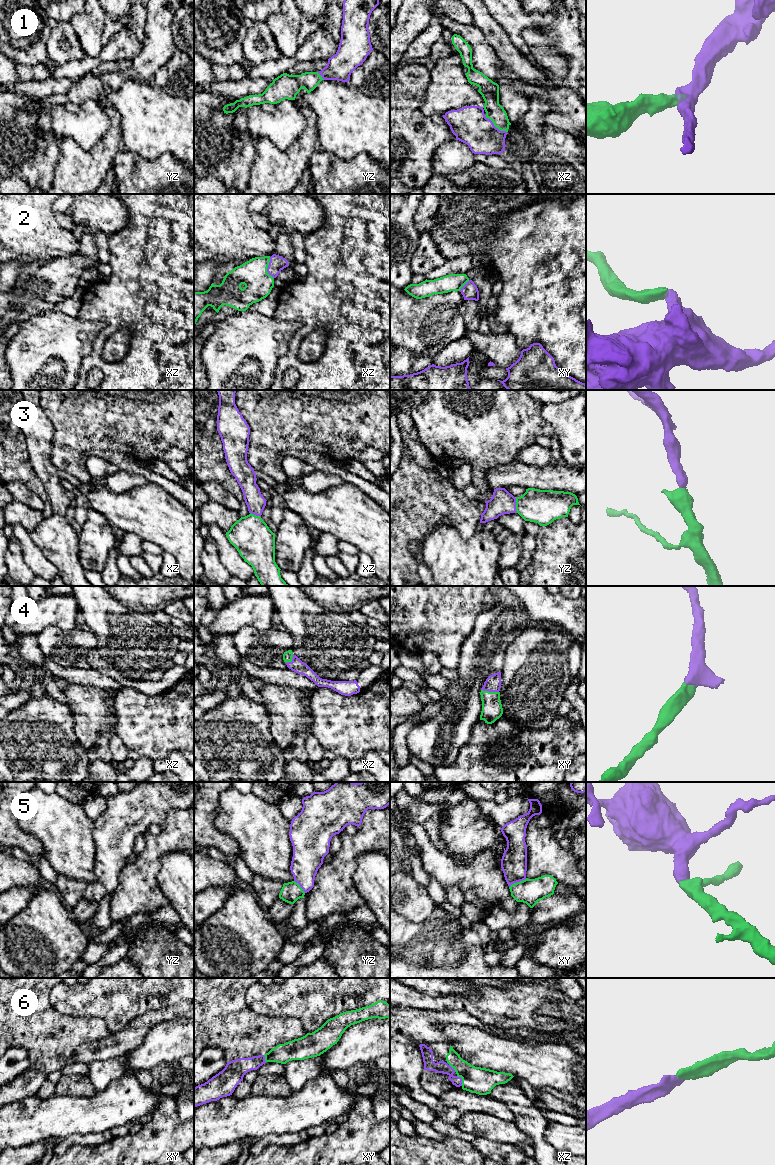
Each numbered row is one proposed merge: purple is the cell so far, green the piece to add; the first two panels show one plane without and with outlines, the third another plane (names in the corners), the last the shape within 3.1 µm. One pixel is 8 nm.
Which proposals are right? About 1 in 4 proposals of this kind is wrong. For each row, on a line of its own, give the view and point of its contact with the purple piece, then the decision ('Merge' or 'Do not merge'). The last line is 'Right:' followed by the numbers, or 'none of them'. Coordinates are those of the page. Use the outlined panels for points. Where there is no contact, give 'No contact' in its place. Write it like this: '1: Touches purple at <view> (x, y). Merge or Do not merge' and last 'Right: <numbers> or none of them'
1: Touches purple at xz (494, 126). Merge
2: Touches purple at xz (267, 268). Merge
3: Touches purple at yz (515, 505). Merge
4: Touches purple at xy (490, 691). Merge
5: Touches purple at xy (517, 881). Merge
6: Touches purple at xz (461, 1080). Merge
Right: 1, 2, 3, 4, 5, 6

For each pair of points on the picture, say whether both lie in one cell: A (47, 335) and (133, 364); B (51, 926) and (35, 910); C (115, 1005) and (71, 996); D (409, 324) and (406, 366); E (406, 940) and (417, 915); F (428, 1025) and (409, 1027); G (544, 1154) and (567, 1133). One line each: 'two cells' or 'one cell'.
A: two cells
B: one cell
C: one cell
D: two cells
E: two cells
F: one cell
G: two cells

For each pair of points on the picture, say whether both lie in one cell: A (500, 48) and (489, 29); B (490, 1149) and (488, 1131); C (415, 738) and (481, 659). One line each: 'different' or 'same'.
A: same
B: different
C: same

